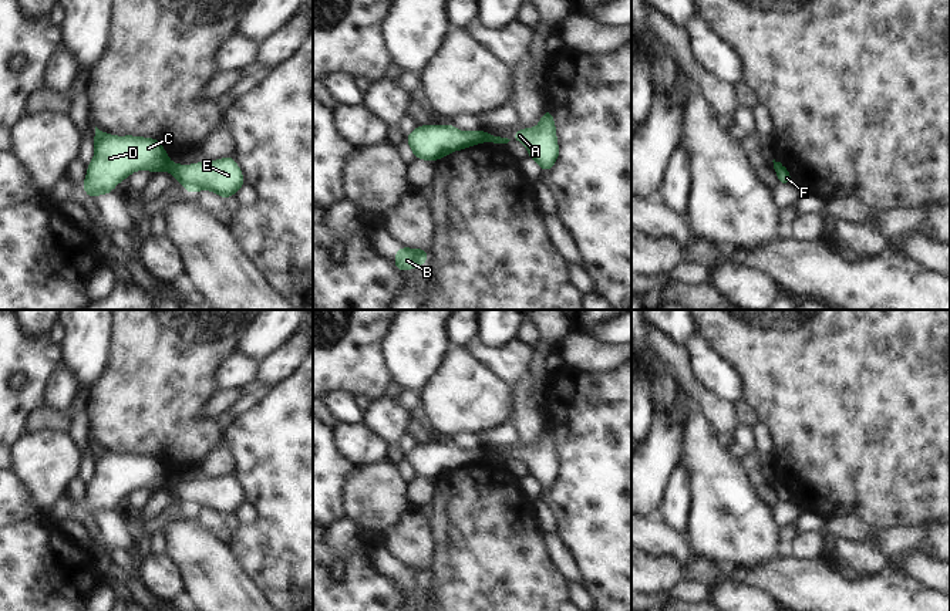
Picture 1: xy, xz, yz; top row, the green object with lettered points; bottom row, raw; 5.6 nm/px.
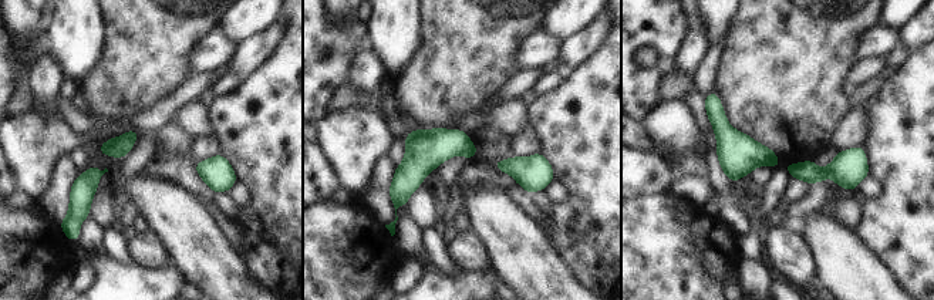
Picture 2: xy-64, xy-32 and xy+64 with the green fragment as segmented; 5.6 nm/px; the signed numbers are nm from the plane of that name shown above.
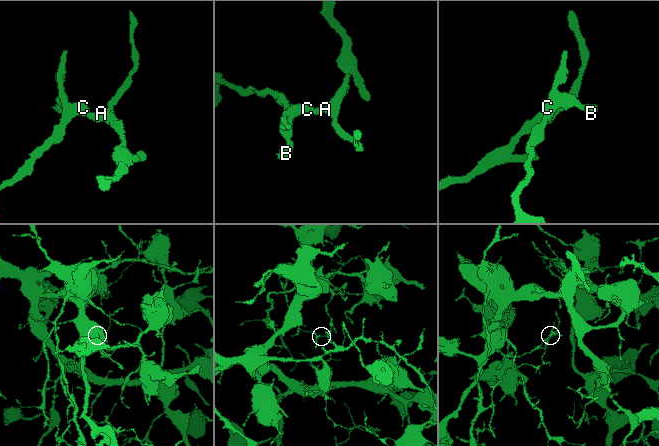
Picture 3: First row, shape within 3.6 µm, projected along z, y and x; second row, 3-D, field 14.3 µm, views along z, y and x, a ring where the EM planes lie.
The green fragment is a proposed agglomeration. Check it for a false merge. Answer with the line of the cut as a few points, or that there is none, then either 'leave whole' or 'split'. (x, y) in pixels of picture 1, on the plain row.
cut in xy along (169, 480), (161, 488); split

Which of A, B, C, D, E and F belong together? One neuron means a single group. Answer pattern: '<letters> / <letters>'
A E F / B C D

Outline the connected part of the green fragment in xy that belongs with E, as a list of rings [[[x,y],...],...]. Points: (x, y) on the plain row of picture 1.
[[[233,475],[219,479],[205,479],[195,483],[178,483],[169,480],[162,489],[176,496],[189,512],[213,509],[222,517],[235,514],[245,503],[245,496]]]

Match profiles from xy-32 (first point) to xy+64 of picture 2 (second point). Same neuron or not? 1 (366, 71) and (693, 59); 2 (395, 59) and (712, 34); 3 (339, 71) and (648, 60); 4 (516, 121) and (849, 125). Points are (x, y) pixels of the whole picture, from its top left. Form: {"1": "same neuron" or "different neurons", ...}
{"1": "same neuron", "2": "same neuron", "3": "different neurons", "4": "different neurons"}

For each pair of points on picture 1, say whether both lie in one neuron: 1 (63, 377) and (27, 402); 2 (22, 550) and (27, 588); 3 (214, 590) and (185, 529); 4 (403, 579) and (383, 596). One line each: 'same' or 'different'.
1: different
2: same
3: same
4: different

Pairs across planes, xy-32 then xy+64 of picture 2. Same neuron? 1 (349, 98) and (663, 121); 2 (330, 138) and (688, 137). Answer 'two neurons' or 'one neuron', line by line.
1: two neurons
2: one neuron

